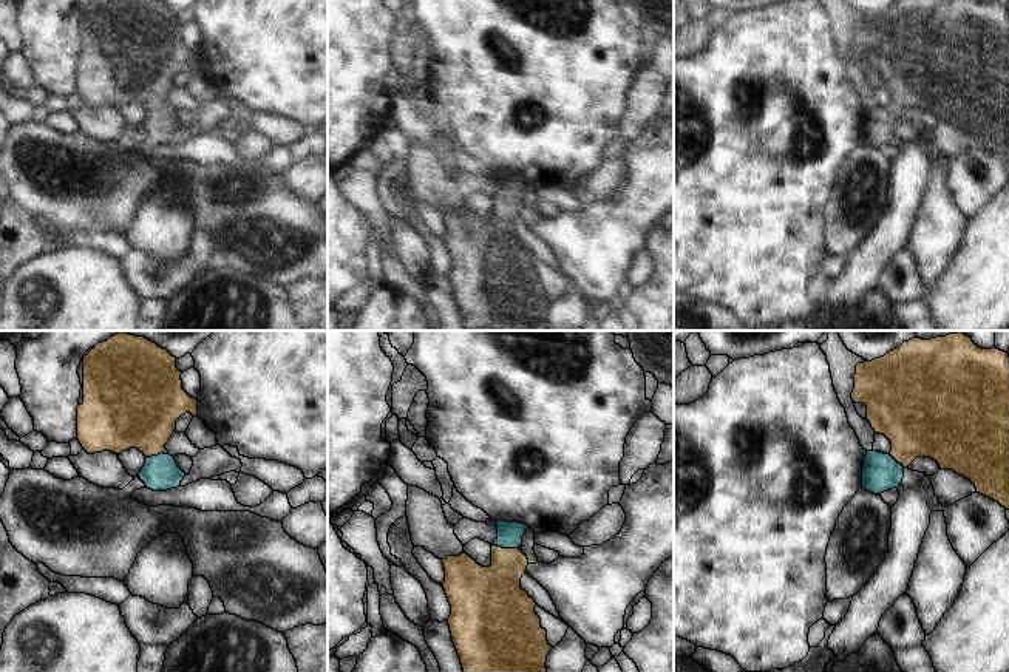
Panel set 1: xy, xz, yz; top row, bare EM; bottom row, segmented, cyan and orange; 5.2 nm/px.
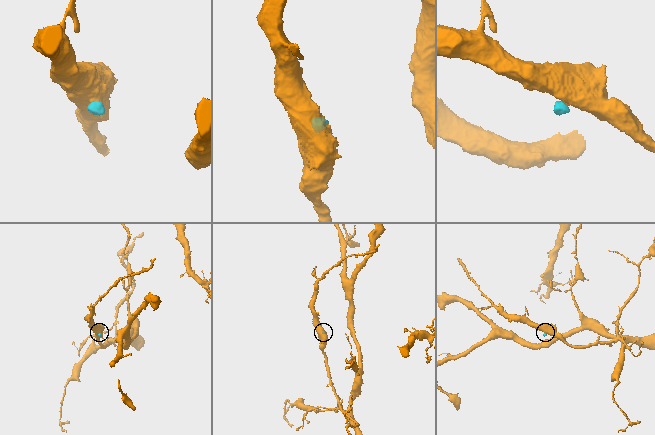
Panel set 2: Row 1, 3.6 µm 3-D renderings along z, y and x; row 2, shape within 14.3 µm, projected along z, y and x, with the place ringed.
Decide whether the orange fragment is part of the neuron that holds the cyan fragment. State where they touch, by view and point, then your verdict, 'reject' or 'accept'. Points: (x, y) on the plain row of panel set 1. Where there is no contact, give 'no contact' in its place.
xz (506, 201) | accept

